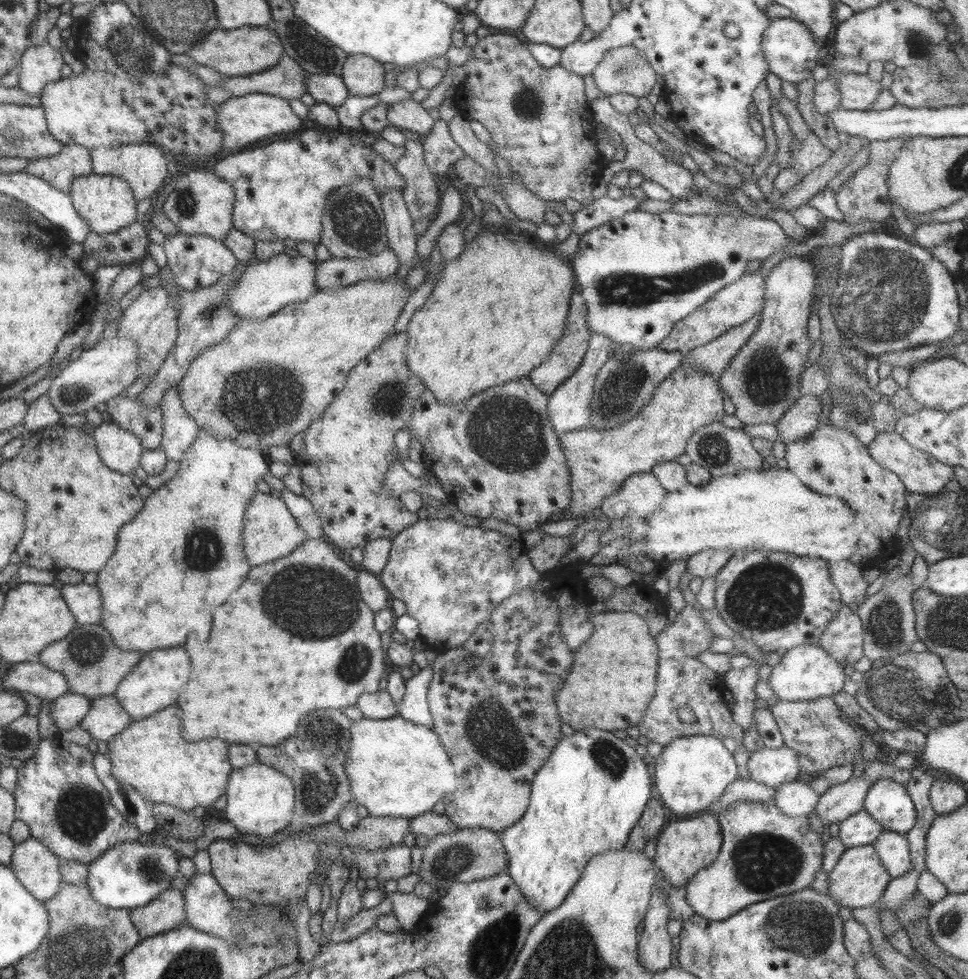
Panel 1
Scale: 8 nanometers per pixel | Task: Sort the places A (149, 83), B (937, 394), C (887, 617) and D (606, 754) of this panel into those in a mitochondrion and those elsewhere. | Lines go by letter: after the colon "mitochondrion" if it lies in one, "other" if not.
A: mitochondrion
B: other
C: mitochondrion
D: mitochondrion

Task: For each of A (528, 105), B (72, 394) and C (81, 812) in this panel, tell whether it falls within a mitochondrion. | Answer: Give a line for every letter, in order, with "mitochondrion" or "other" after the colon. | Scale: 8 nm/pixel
A: mitochondrion
B: mitochondrion
C: mitochondrion

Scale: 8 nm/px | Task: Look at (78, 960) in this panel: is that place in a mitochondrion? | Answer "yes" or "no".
yes

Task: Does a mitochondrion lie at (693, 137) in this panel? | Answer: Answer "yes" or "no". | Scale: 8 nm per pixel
no

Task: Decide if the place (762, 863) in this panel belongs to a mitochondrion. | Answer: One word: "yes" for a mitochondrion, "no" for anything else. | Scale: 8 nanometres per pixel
yes

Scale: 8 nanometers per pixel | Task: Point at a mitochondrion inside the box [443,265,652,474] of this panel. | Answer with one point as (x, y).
(617, 399)

